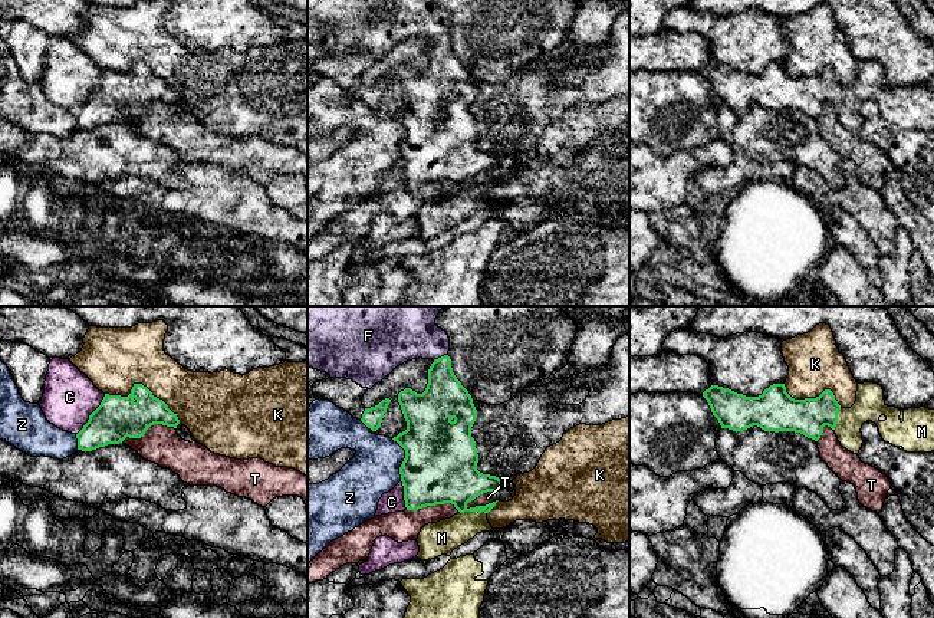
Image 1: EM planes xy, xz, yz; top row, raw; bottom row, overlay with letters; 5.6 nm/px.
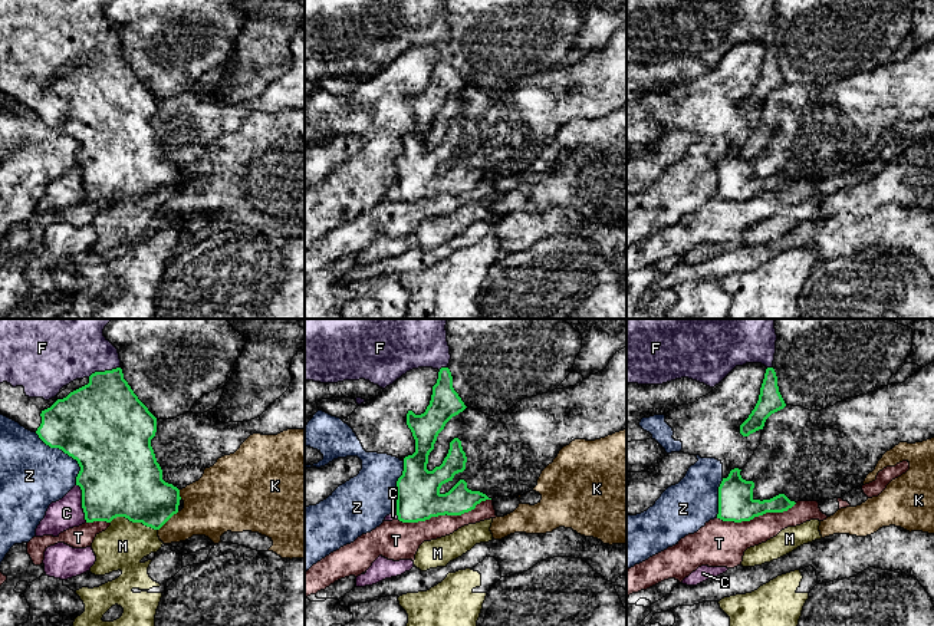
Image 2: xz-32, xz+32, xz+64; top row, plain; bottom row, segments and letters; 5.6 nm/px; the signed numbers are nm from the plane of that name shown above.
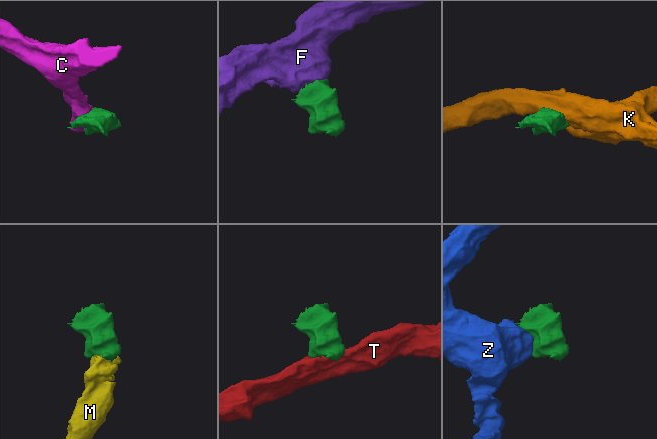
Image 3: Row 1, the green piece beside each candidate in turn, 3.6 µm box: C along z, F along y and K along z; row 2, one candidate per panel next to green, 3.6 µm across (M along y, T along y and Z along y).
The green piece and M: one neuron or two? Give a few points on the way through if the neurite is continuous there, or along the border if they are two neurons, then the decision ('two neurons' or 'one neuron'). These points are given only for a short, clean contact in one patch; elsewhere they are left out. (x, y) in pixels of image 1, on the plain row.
runs through xz (449, 151), (460, 181), (473, 188), (450, 211), (441, 216); one neuron

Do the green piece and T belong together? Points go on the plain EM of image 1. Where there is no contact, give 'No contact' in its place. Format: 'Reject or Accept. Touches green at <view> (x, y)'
Reject. Touches green at xz (479, 173)

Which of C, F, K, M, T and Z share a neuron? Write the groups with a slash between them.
C / F M / K / T / Z

